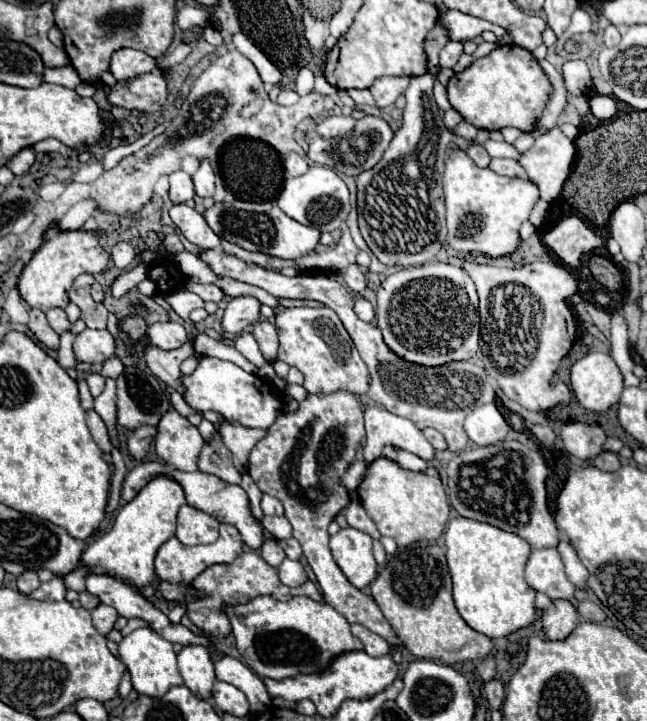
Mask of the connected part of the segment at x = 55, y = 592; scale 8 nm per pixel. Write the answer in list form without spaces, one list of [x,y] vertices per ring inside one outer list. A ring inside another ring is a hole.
[[[53,578],[47,584],[41,584],[37,590],[33,590],[29,594],[29,598],[35,600],[45,600],[45,602],[53,602],[53,600],[65,600],[65,584],[61,578]]]

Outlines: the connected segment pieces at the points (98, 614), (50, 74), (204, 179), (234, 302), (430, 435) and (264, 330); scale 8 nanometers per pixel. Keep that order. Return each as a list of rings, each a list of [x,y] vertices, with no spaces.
[[[99,604],[93,612],[91,612],[91,618],[93,618],[93,626],[97,628],[97,632],[101,636],[107,636],[113,626],[115,626],[115,620],[119,618],[117,610],[113,606],[107,606],[107,604]]]
[[[59,66],[59,68],[45,68],[43,82],[53,82],[65,88],[75,88],[81,84],[81,78],[73,66]]]
[[[203,160],[199,170],[193,174],[193,184],[195,184],[197,196],[201,198],[211,198],[215,194],[215,174],[207,160]]]
[[[239,296],[229,300],[221,326],[223,332],[237,336],[257,320],[259,320],[259,300],[253,296]]]
[[[425,428],[423,434],[425,434],[425,438],[431,442],[431,446],[433,446],[437,452],[447,450],[447,442],[445,442],[445,438],[443,438],[441,432],[437,432],[435,428]]]
[[[263,320],[263,322],[257,322],[257,324],[253,326],[251,334],[255,336],[255,340],[257,340],[257,344],[259,344],[263,356],[265,356],[267,360],[273,360],[273,362],[275,362],[275,360],[277,360],[277,348],[279,348],[279,338],[277,338],[275,326],[273,326],[271,322]]]

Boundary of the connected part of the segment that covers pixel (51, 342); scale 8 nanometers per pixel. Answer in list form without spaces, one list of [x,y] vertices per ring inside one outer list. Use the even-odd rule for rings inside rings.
[[[31,310],[29,312],[31,318],[29,318],[29,330],[39,338],[39,342],[43,342],[49,350],[57,350],[59,348],[59,336],[57,332],[53,332],[53,328],[49,328],[47,324],[47,318],[41,310]]]

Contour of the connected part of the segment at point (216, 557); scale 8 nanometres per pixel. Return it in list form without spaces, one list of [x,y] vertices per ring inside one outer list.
[[[221,524],[221,534],[217,542],[207,546],[183,546],[177,538],[169,538],[157,552],[155,558],[155,572],[159,580],[171,582],[171,584],[189,584],[197,574],[201,574],[211,564],[229,564],[243,552],[243,540],[231,524]]]

